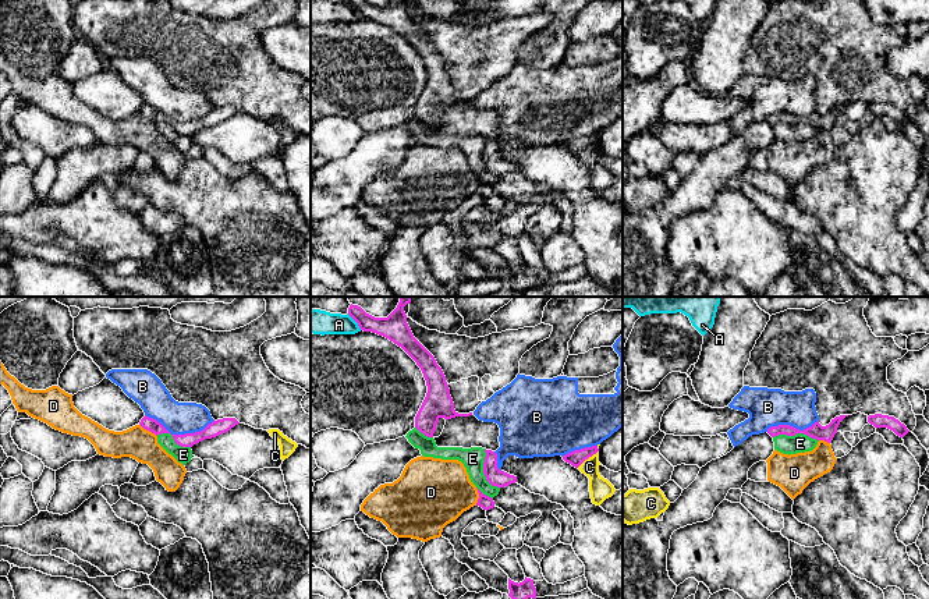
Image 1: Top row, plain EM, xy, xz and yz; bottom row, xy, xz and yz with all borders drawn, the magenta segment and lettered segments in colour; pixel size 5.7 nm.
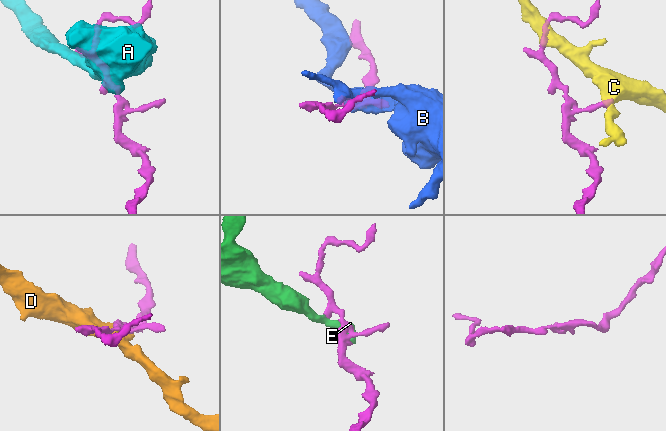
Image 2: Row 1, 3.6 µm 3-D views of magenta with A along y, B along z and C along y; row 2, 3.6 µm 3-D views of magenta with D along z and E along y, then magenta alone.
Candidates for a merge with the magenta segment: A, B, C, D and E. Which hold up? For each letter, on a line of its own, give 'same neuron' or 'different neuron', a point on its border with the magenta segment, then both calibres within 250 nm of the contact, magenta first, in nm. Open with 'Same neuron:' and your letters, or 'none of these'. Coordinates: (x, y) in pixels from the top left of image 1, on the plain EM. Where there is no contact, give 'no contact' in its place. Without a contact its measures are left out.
Same neuron: none of these
A: different neuron; contact xz (355, 9); calibres 150 and 130 nm
B: different neuron; contact xy (180, 123); calibres 90 and 190 nm
C: different neuron; contact xz (589, 144); calibres 90 and 130 nm
D: different neuron; contact xy (148, 117); calibres 80 and 190 nm
E: different neuron; contact yz (795, 121); calibres 90 and 110 nm

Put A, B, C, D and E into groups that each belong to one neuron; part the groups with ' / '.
A / B / C / D / E

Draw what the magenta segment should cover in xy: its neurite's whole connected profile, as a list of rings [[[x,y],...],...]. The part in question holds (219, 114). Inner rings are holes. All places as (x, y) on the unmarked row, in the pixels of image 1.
[[[223,106],[223,107],[213,109],[201,120],[185,121],[185,123],[171,123],[171,124],[175,132],[181,135],[192,135],[194,132],[205,127],[212,127],[221,121],[228,120],[231,116],[234,116],[238,111],[240,110],[235,106]]]

